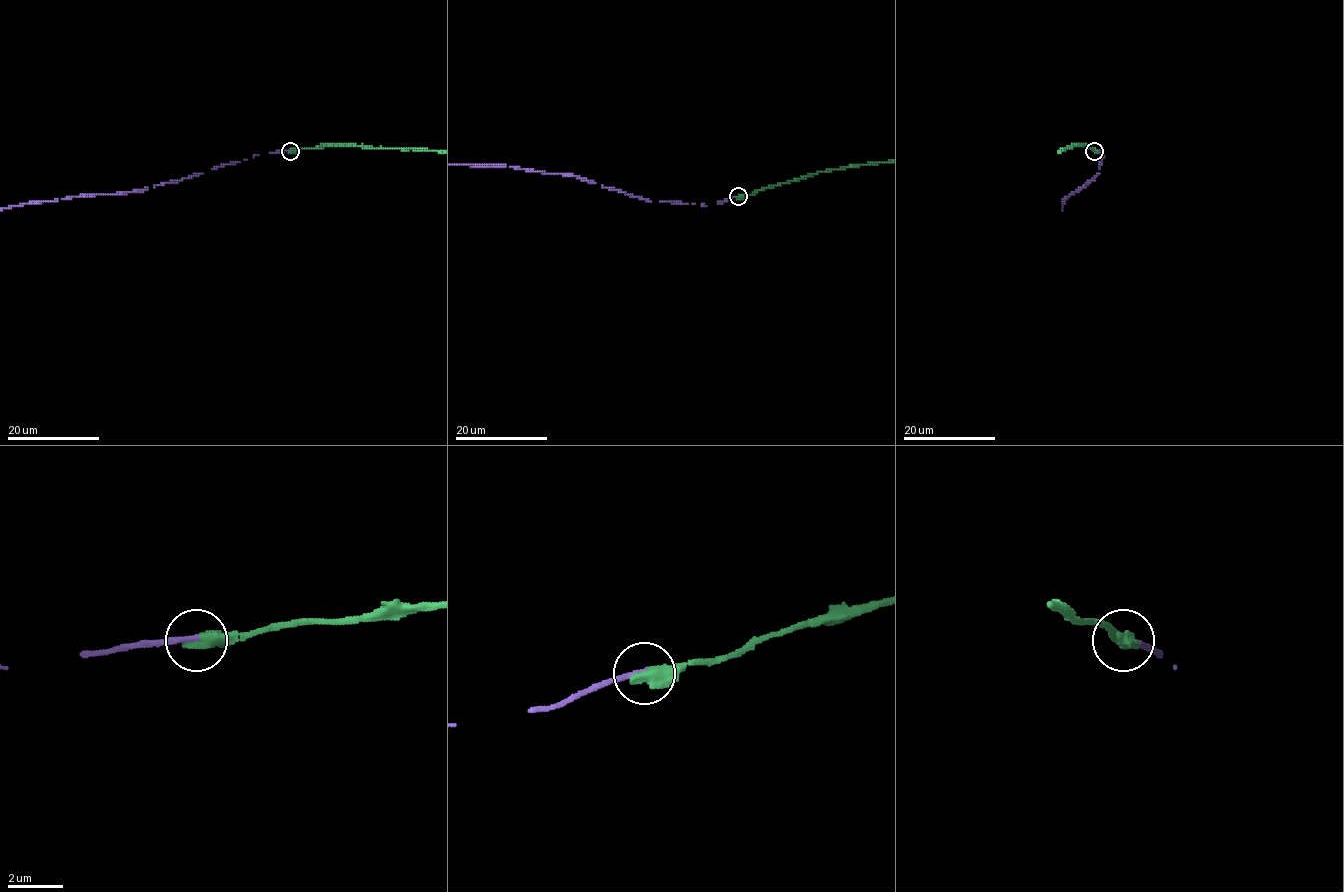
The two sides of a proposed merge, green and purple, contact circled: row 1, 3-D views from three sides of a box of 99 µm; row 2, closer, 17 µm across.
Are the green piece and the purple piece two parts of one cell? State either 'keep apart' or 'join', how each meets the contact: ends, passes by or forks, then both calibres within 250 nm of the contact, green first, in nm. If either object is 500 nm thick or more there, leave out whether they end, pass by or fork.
keep apart; calibres 600 and 220 nm

